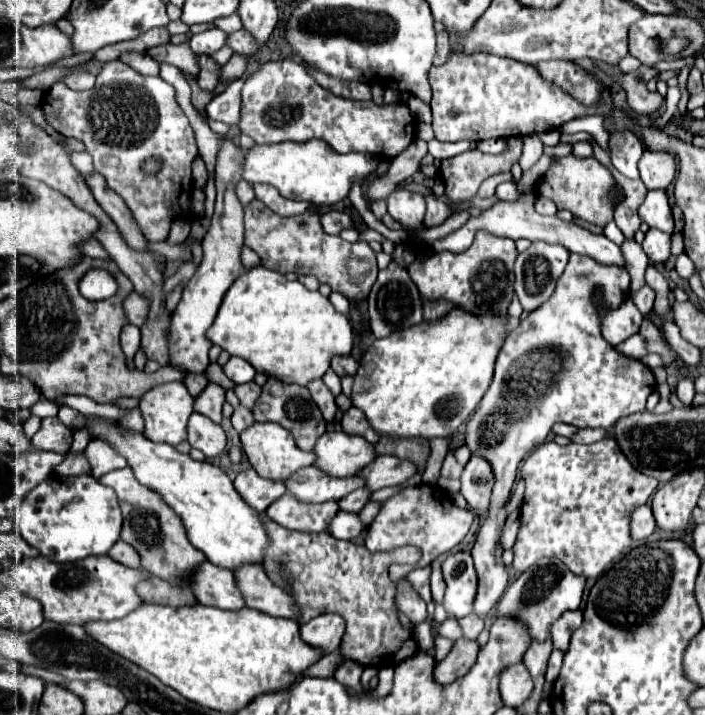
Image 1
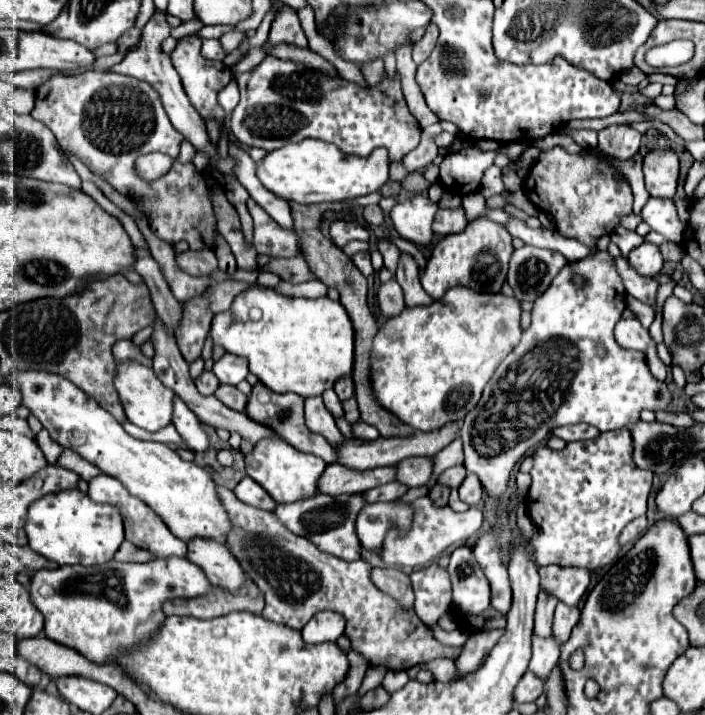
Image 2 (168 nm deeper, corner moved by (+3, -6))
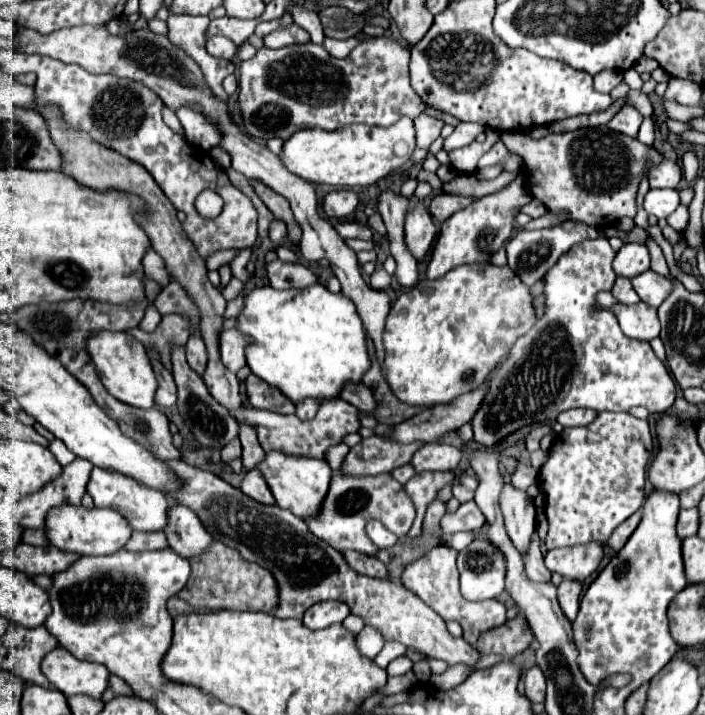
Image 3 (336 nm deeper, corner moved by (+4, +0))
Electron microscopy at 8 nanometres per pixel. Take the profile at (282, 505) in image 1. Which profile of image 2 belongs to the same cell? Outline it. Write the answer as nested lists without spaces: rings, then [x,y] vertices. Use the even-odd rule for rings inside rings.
[[[316,493],[314,497],[304,501],[278,505],[276,515],[292,533],[308,537],[318,549],[324,549],[326,553],[332,553],[344,561],[358,561],[362,545],[356,537],[356,517],[364,505],[366,499],[362,493],[340,495],[340,497],[328,497],[324,493]]]

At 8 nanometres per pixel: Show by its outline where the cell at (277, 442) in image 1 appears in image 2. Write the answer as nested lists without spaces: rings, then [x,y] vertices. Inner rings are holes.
[[[264,439],[254,445],[254,451],[246,455],[246,473],[262,485],[268,495],[280,505],[280,503],[292,503],[300,501],[302,497],[316,495],[316,481],[322,477],[326,463],[316,455],[300,453],[292,445],[288,445],[284,439]]]

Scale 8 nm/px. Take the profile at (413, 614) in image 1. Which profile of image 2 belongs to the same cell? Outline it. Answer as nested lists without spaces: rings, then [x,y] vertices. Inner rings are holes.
[[[374,567],[370,571],[370,577],[380,591],[394,597],[402,607],[412,607],[414,591],[412,591],[410,577],[406,573],[394,567]]]

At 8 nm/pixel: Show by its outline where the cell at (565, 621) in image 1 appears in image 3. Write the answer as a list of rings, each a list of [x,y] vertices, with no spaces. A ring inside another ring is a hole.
[[[563,581],[557,587],[557,597],[559,597],[559,605],[565,613],[565,617],[569,621],[573,621],[577,617],[579,611],[579,595],[581,595],[581,583],[571,583],[571,581]]]

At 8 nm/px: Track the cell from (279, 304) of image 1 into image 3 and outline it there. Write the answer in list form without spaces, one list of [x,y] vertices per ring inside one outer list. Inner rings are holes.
[[[315,283],[311,287],[305,287],[303,293],[301,291],[279,291],[279,289],[273,289],[271,285],[253,289],[249,295],[243,297],[243,309],[237,315],[237,325],[235,327],[237,327],[237,331],[241,331],[243,335],[249,335],[253,339],[253,343],[247,345],[247,365],[251,367],[251,371],[257,377],[261,377],[263,381],[267,381],[269,385],[279,387],[293,403],[299,403],[299,401],[303,401],[307,397],[315,397],[315,399],[321,399],[321,401],[323,399],[333,399],[333,397],[339,395],[339,391],[341,391],[341,387],[343,387],[345,381],[361,381],[363,371],[367,371],[367,367],[369,367],[367,347],[365,347],[365,329],[363,329],[361,317],[357,315],[357,309],[355,309],[353,301],[349,297],[345,297],[343,293],[331,293],[331,291],[327,291],[327,287],[321,285],[321,283]]]

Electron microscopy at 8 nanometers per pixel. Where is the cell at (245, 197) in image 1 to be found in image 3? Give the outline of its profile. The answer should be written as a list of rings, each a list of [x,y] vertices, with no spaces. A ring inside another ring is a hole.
[[[242,248],[239,250],[239,253],[229,265],[231,265],[231,271],[233,271],[233,277],[237,277],[237,279],[241,279],[243,283],[249,279],[249,272],[245,269],[245,265],[247,265],[250,260],[250,256],[252,254],[252,248]]]

